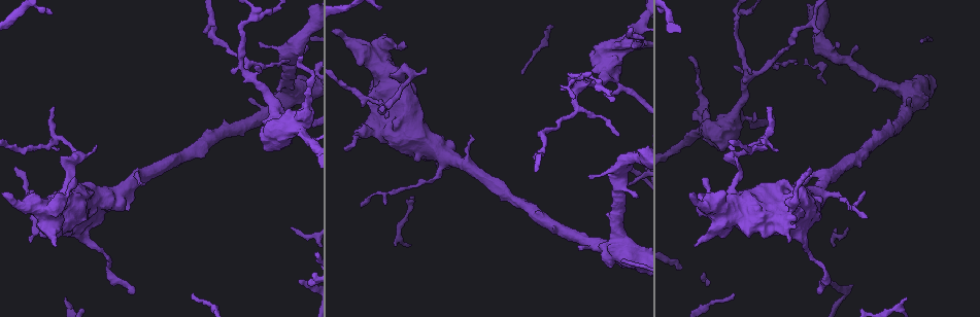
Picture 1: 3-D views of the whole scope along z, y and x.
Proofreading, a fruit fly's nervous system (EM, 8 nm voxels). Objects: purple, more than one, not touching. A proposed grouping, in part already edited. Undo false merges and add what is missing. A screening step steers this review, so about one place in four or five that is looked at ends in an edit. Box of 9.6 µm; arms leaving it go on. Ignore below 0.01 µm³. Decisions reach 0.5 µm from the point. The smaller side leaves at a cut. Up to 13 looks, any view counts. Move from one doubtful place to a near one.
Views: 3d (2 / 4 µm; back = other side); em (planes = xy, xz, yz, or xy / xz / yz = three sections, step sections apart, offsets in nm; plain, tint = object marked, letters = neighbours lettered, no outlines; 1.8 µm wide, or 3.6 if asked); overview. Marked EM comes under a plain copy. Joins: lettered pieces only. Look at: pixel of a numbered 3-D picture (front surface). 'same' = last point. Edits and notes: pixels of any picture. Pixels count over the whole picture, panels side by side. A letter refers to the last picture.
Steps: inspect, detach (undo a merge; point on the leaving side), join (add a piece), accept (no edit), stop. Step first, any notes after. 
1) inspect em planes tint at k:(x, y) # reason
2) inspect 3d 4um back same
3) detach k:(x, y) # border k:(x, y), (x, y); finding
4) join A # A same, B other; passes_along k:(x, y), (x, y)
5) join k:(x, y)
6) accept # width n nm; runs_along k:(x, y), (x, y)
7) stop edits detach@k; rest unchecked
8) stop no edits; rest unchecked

inspect 3d 2um at 1:(755, 113) # free end

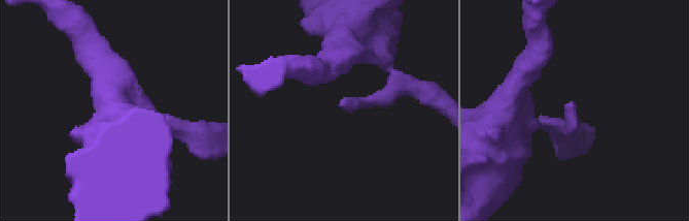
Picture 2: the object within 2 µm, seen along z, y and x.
inspect em xz step 8 tint at 2:(574, 105) # need the tissue

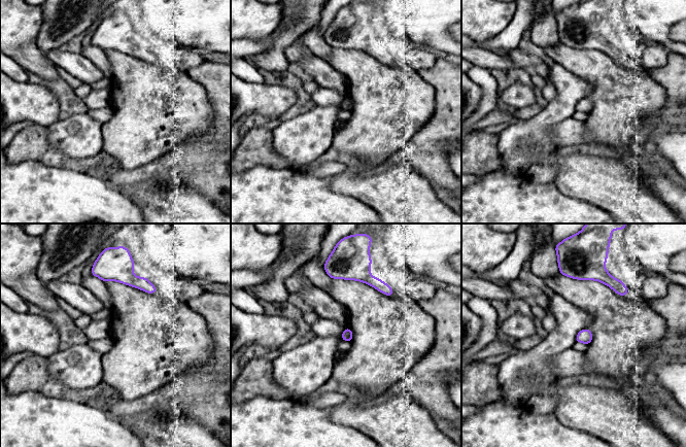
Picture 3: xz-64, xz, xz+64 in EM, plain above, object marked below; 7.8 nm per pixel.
inspect em planes letters same

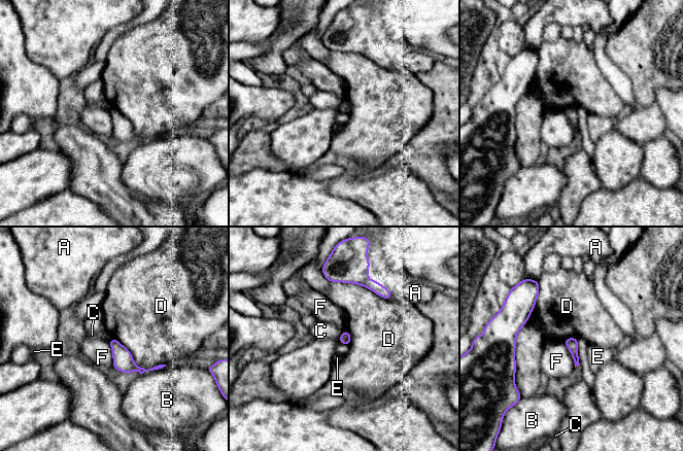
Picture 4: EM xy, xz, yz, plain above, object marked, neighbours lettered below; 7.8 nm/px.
accept # width 90 nm; A other, B other, C other, D other, E other, F other; border 4:(538, 281), (516, 337), (513, 379); none of them fits

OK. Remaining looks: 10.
inspect 3d 4um back at 1:(59, 140) # arms part here

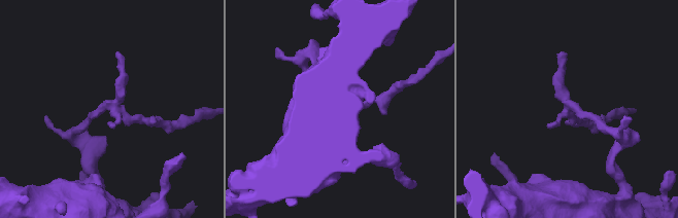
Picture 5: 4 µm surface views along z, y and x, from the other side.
inspect em planes tint at 5:(110, 106) # now the EM

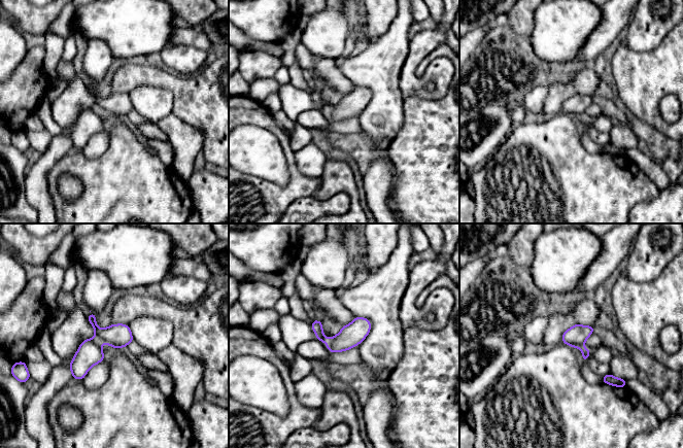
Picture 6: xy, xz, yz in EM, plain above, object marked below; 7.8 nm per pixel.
inspect em planes letters same # see the neighbours

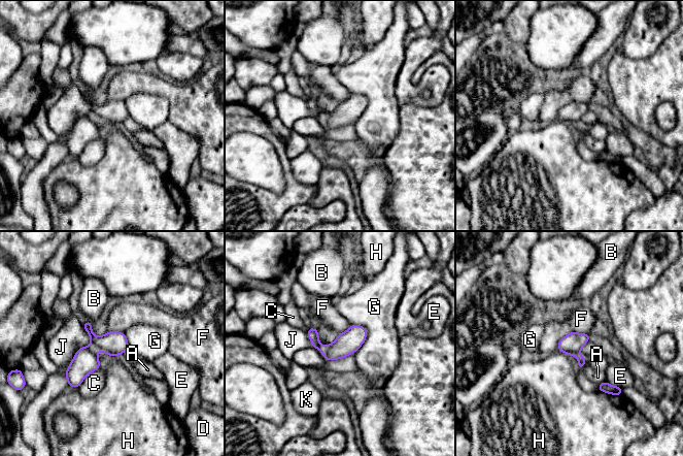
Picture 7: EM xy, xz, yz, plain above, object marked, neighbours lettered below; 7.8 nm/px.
detach 7:(86, 360) # width 170 nm; longest_contact F 260 nm; A other, B other, C other, D other, E other, F other, G other, H other, J other, K other; two neurons meet here

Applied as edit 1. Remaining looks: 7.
inspect em 3.6um xy step 8 letters at 1:(827, 197) # thin arm on a thick one

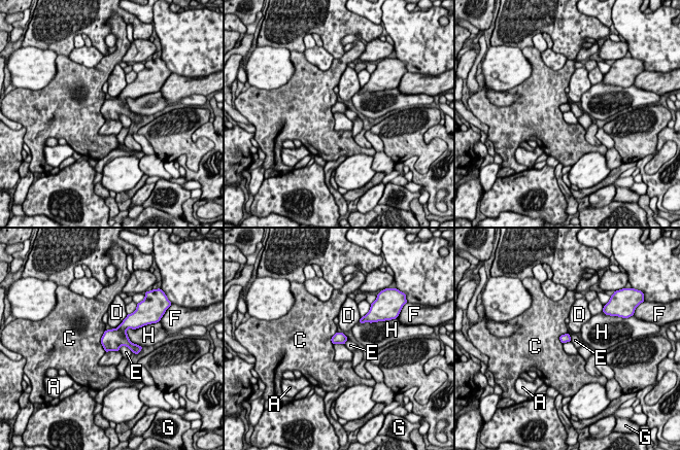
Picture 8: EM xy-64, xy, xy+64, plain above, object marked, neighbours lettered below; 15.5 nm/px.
accept # A other, C other, D other, E other, F other, G other, H other; border 8:(118, 347), (124, 345), (132, 351); all the same neuron

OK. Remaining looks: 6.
inspect 3d 4um at 1:(383, 131) # sudden change in width

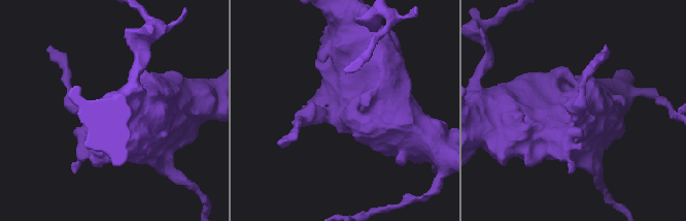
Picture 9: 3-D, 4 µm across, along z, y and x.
inspect em 3.6um planes letters at 9:(345, 114)

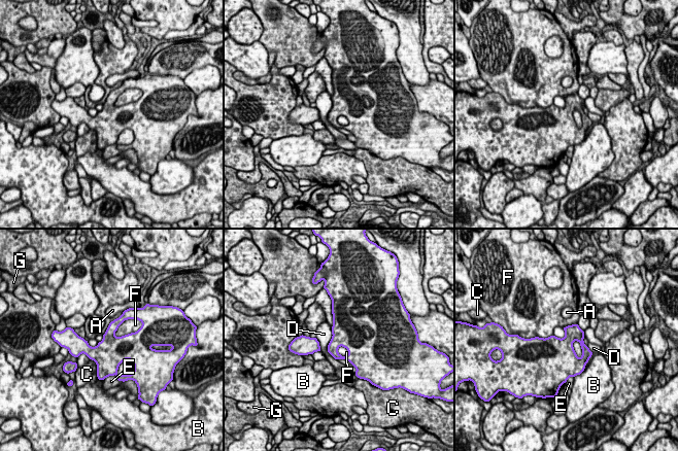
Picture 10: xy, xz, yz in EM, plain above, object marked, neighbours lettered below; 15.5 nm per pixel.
accept # longest_contact D 550 nm; A other, B other, C other, D other, E other, F other, G other; border 10:(140, 327), (121, 336), (113, 335); all the same neuron

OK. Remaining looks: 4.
inspect 3d 2um at 1:(694, 246) # thick end

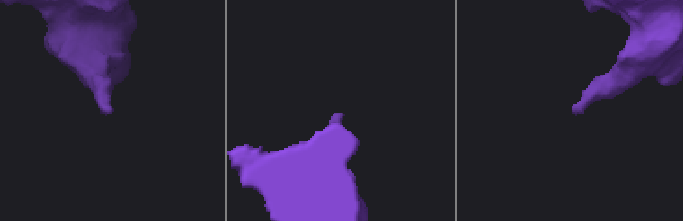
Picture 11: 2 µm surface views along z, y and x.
inspect em planes letters at 11:(343, 115) # now the EM

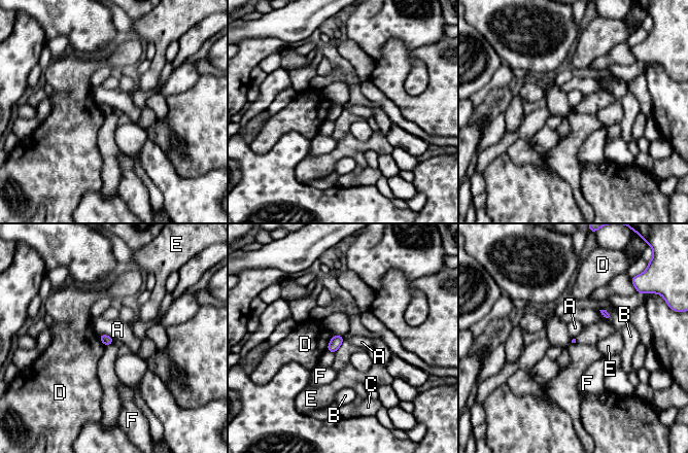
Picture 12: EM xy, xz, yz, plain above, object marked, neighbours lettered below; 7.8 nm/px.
accept # A other, B other, C other, D other, E other, F other; border 12:(99, 335), (108, 335), (113, 339); none of them fits

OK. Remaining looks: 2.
stop edits detach@7; rest unchecked

